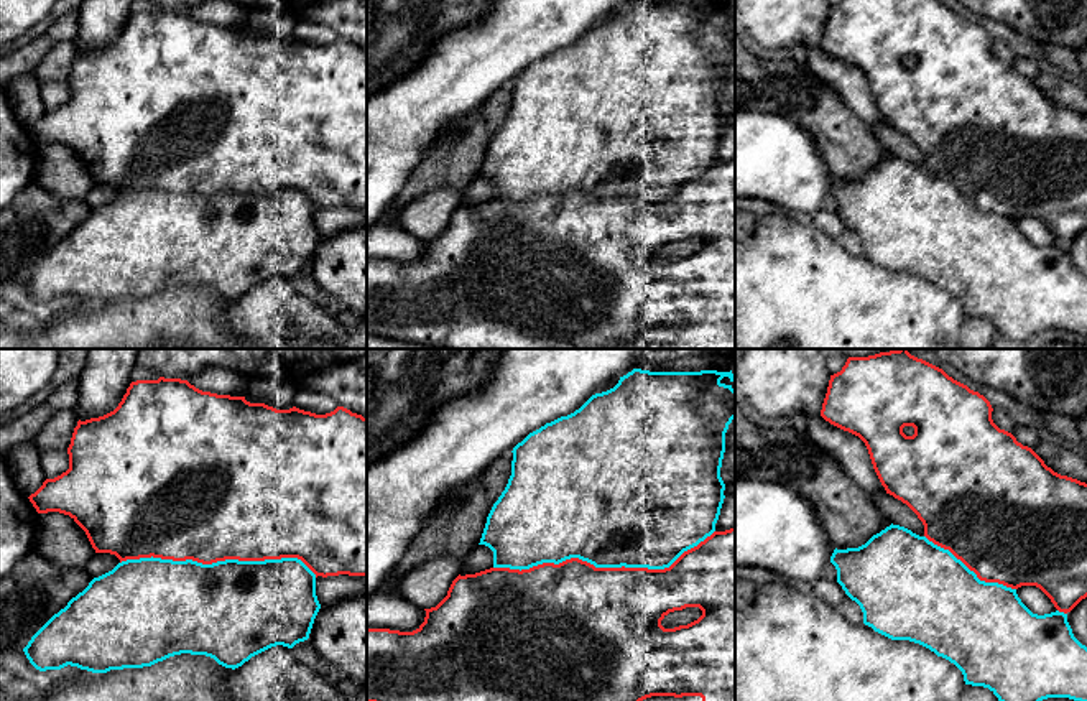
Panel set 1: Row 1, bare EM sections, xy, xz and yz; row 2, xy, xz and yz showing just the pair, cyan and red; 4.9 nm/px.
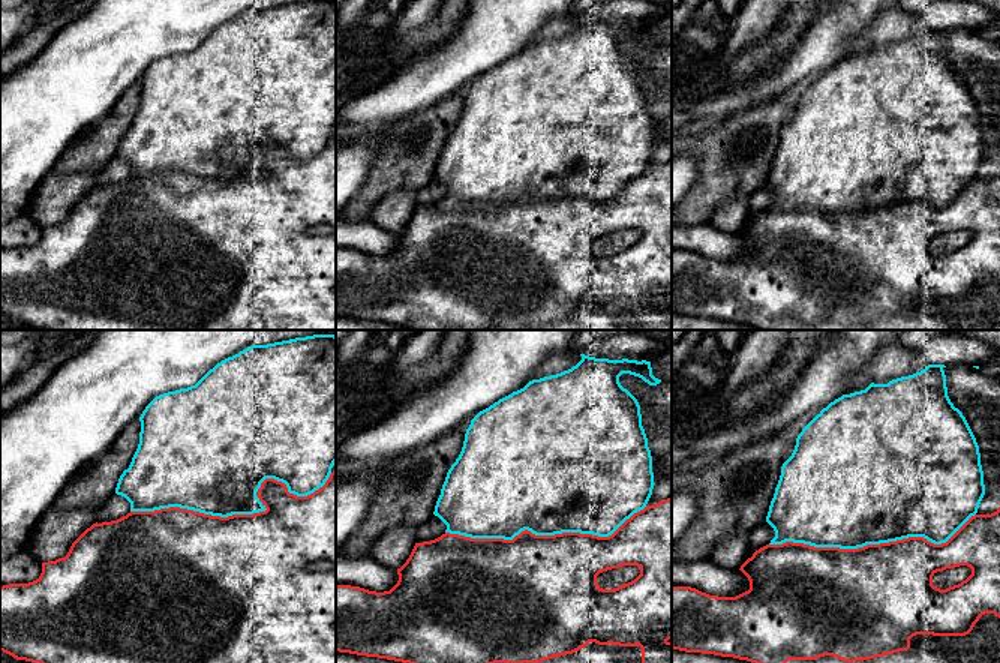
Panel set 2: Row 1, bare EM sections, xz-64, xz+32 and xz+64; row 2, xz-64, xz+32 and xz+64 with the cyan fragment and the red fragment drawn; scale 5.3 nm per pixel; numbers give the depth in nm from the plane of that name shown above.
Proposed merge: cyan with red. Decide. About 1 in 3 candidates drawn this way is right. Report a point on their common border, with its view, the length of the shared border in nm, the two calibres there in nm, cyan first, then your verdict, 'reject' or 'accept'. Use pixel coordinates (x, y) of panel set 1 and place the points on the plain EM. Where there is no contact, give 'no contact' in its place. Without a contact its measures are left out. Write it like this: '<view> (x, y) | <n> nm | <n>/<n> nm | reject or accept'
xz (604, 198) | 1100 nm | 500/500 nm | reject

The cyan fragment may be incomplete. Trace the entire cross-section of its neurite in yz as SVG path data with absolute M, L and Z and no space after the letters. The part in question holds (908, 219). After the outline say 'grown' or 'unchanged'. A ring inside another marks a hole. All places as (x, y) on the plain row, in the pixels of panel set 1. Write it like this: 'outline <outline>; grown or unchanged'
outline M891 155L858 179L835 179L830 194L837 201L837 214L860 237L865 257L891 272L919 275L949 291L962 303L965 316L988 319L1000 334L1016 342L1026 342L1048 329L1087 334L1087 278L1074 268L1067 245L1033 245L1016 221L980 212L949 181L926 168Z; unchanged

